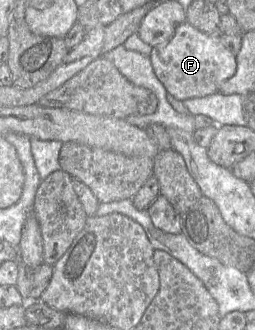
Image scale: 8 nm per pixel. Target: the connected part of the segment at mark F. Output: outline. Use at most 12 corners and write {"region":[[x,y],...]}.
{"region":[[187,21],[149,58],[180,101],[217,93],[236,72],[220,35]]}

